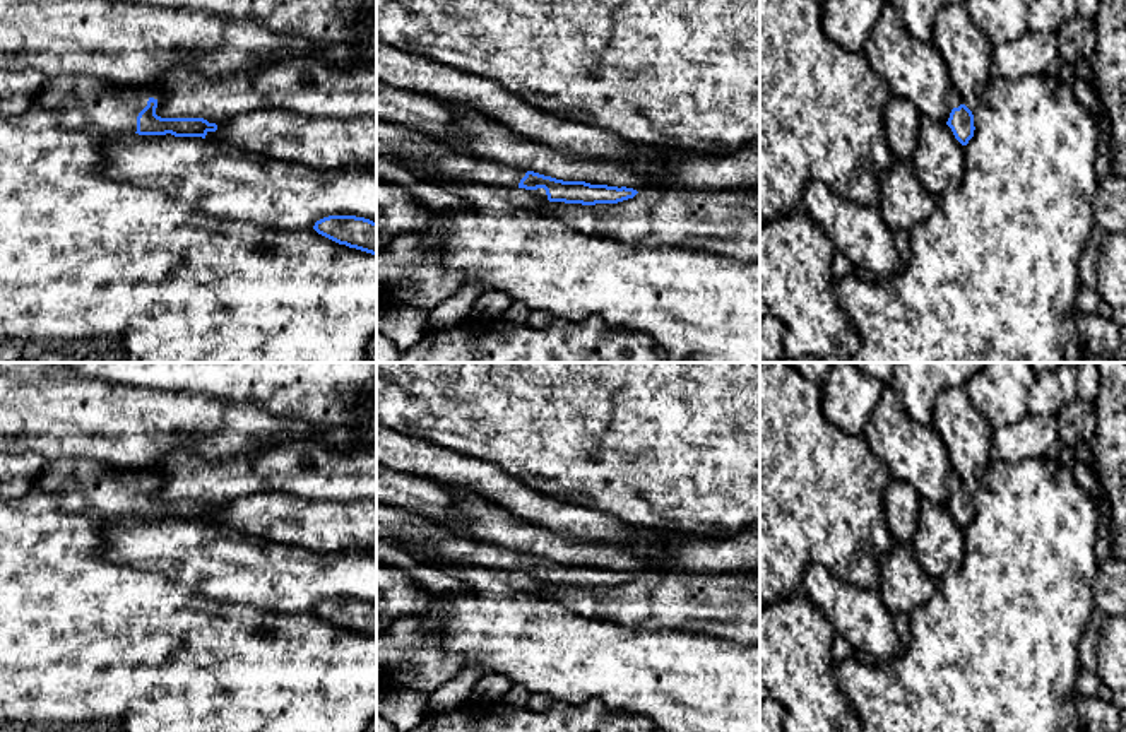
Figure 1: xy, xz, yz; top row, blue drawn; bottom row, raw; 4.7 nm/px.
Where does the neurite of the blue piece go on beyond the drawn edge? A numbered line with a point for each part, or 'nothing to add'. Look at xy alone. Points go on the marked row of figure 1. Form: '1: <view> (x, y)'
1: xy (82, 103)

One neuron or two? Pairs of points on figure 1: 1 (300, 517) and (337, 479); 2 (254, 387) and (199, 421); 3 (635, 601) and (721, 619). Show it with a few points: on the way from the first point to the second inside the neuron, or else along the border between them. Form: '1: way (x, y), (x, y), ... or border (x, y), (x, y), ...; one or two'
1: border (278, 491), (315, 500), (358, 500); two
2: border (190, 392), (230, 401), (257, 401), (269, 411); two
3: way (656, 602), (700, 602); one

